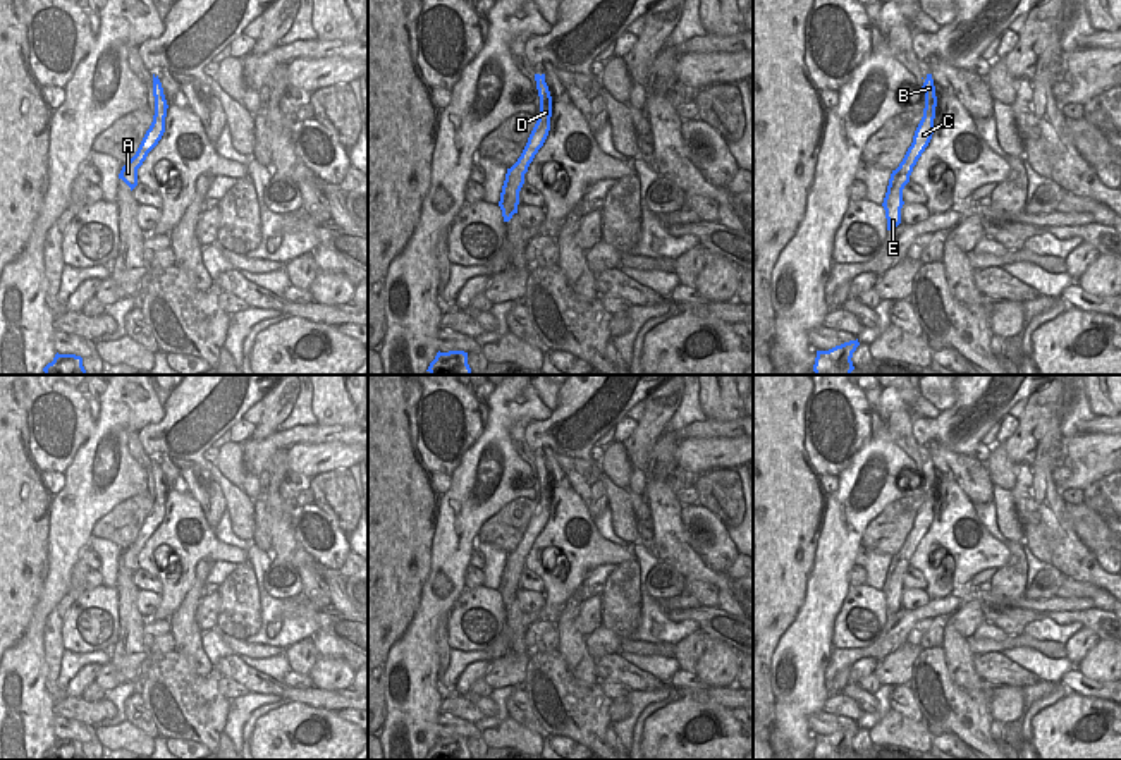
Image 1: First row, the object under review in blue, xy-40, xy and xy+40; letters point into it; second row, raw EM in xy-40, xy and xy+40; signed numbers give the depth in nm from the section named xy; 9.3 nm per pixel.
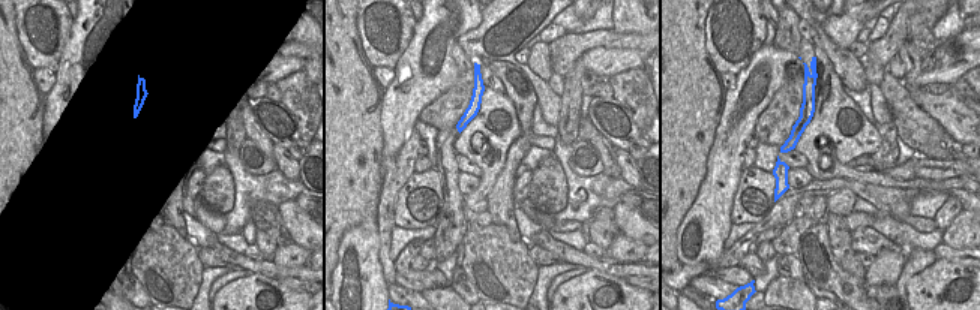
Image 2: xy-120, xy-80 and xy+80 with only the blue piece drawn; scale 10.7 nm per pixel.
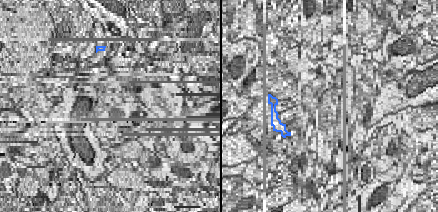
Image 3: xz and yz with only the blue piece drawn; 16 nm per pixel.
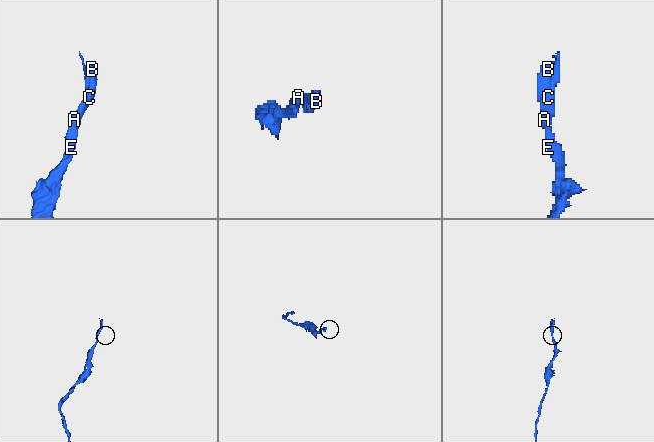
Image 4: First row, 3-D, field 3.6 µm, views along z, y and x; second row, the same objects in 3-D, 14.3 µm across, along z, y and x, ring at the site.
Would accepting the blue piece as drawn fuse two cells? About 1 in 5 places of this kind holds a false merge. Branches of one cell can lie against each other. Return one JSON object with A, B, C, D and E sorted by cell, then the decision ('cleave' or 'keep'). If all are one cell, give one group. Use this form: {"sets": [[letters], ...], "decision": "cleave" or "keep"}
{"sets": [["A", "B", "C", "D", "E"]], "decision": "keep"}

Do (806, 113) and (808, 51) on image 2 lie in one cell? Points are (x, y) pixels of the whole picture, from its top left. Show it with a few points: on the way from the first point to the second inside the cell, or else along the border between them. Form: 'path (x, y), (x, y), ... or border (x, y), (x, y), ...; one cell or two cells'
path (809, 98), (806, 66); one cell

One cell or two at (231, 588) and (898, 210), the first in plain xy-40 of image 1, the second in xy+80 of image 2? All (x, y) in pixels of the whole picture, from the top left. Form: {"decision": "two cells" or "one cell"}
{"decision": "two cells"}

